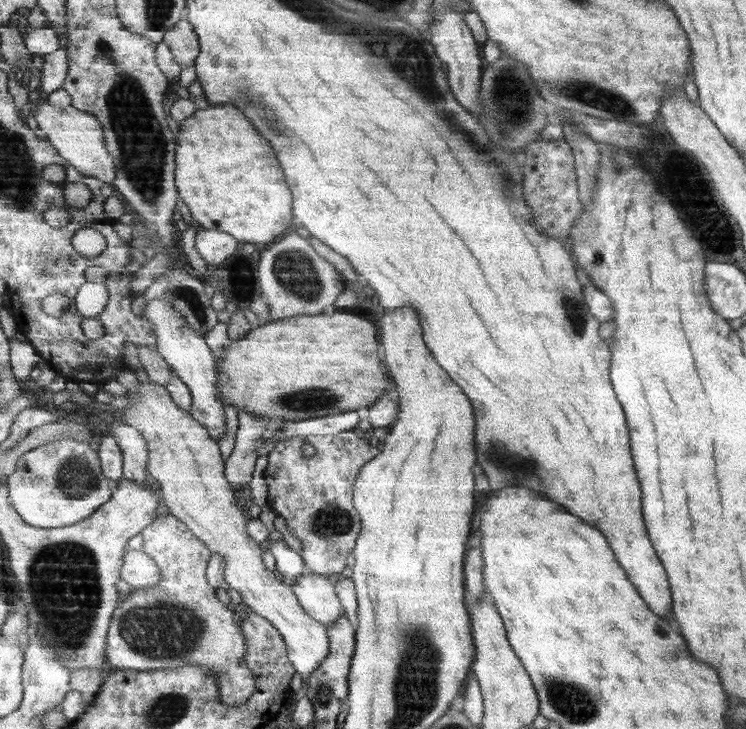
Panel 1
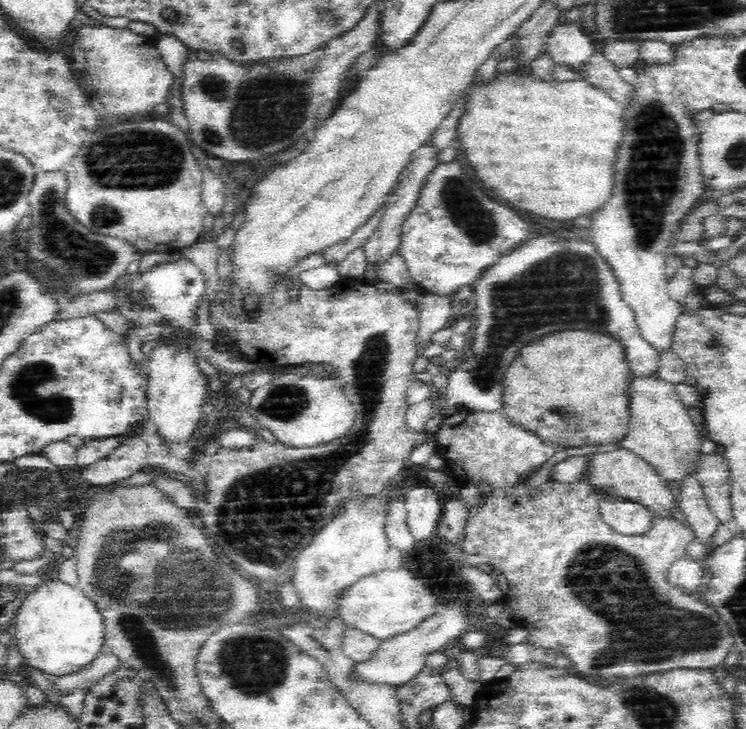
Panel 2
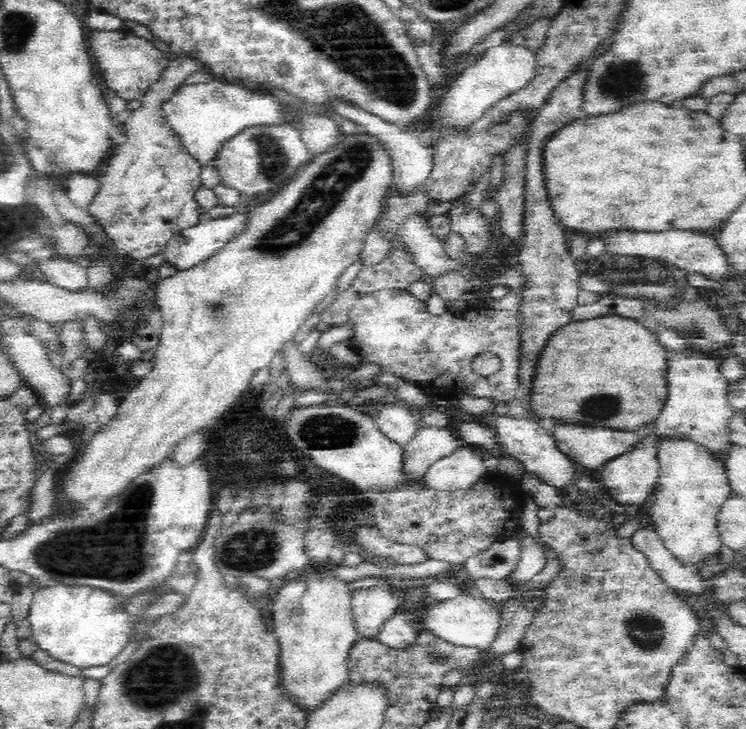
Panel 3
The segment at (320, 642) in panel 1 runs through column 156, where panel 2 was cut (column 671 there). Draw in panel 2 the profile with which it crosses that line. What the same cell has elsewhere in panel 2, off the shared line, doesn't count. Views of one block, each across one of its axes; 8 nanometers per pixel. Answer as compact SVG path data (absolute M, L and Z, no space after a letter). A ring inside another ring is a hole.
M658 374L630 376L627 384L630 396L630 427L621 441L622 449L632 451L648 462L665 480L682 482L692 468L699 468L701 433L703 428L692 422L674 384Z

